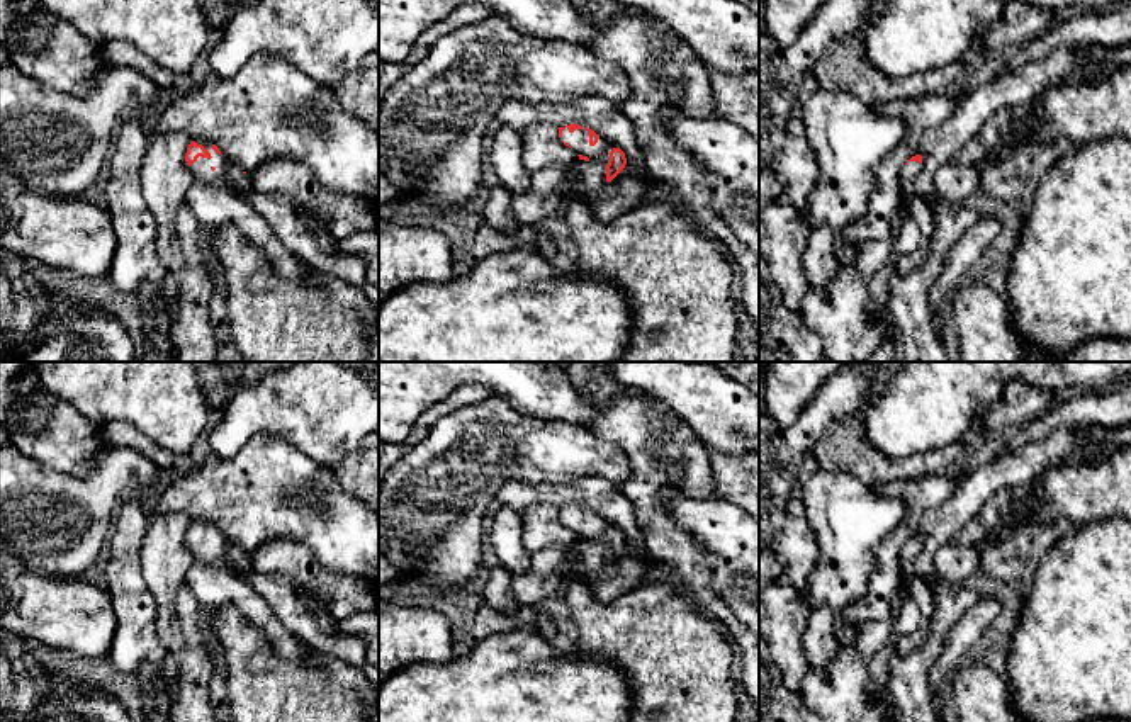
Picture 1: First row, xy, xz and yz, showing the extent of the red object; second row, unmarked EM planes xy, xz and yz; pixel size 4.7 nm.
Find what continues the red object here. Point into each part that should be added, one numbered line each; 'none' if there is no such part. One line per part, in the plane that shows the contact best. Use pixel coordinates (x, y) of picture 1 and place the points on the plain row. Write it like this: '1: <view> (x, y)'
1: xz (598, 535)

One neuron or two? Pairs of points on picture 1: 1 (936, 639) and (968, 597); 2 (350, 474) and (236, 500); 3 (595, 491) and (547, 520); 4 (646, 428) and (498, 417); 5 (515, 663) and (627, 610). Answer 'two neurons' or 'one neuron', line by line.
1: one neuron
2: two neurons
3: two neurons
4: two neurons
5: two neurons

